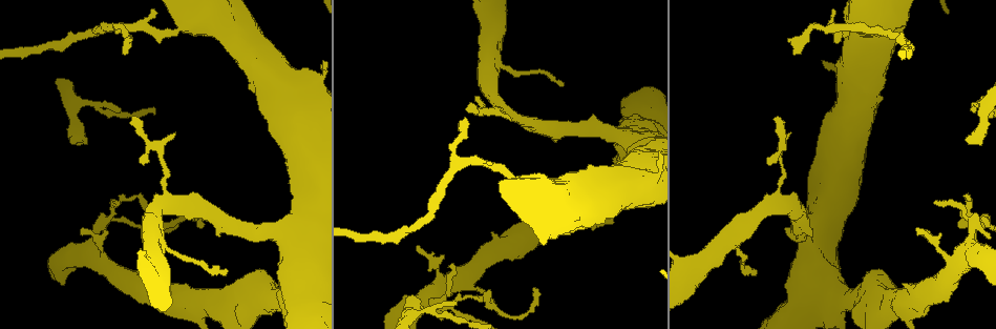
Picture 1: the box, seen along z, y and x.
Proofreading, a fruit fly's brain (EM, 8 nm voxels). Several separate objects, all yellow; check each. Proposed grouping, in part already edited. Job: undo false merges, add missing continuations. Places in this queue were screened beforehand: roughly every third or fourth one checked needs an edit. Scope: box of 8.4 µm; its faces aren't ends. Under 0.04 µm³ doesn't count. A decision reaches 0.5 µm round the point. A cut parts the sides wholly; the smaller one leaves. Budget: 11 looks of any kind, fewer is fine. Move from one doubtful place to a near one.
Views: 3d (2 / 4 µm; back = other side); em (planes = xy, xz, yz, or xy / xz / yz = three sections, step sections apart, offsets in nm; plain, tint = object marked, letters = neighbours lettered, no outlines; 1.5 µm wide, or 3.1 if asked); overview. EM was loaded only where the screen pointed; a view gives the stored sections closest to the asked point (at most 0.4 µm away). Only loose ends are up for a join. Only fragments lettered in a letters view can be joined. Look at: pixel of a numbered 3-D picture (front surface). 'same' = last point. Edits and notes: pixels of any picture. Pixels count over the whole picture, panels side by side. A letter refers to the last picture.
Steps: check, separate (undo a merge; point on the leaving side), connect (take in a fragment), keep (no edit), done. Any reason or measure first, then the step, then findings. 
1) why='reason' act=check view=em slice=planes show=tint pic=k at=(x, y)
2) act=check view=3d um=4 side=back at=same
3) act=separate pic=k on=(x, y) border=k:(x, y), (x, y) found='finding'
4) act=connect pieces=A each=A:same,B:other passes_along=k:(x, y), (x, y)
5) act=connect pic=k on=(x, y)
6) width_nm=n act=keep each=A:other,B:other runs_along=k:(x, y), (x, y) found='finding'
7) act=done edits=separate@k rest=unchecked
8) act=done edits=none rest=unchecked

why='branch stops here' act=check view=3d um=4 pic=1 at=(757, 273)

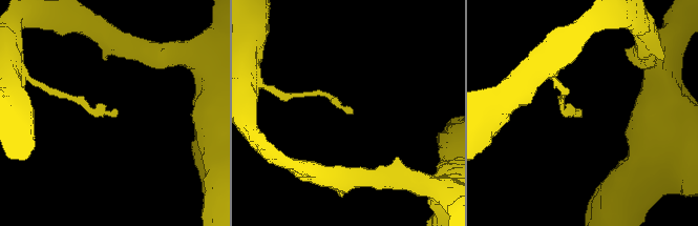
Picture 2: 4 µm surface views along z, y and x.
why='need the tissue' act=check view=em slice=planes show=letters pic=2 at=(115, 114)

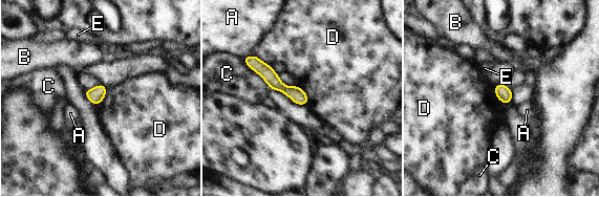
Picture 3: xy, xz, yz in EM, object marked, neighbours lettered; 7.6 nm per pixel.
act=keep each=A:other,B:other,C:other,D:other,E:other border=3:(294, 85), (304, 91), (307, 104) found='none of them fits'

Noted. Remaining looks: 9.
why='a fork' act=check view=3d um=4 pic=1 at=(134, 274)

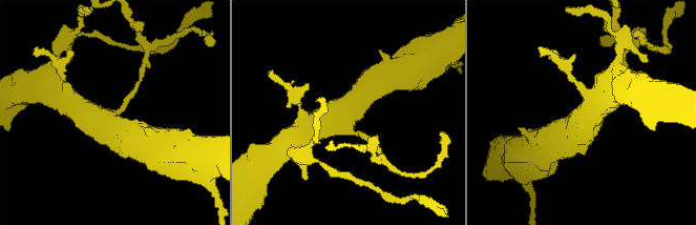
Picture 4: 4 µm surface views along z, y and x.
arms=3 act=check view=em slice=xz step=8 show=letters pic=4 at=(347, 129)

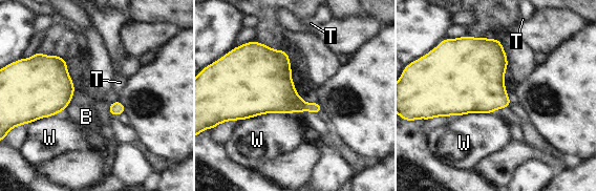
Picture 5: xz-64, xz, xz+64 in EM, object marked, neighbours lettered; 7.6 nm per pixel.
width_nm=260 act=keep each=B:other,T:other,W:other border=5:(293, 112), (264, 112), (243, 120) found='one neuron here'

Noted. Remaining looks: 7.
why='an open end' act=check view=3d um=4 pic=1 at=(72, 140)

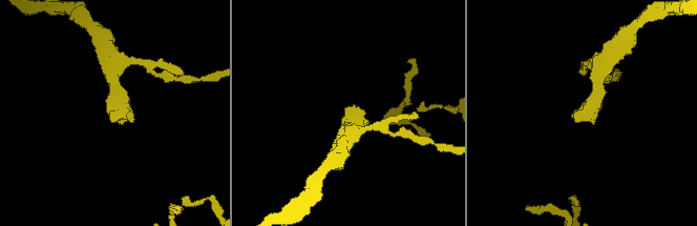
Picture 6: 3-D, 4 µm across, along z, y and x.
why='need the tissue' act=check view=em slice=xz step=8 show=letters pic=6 at=(113, 117)

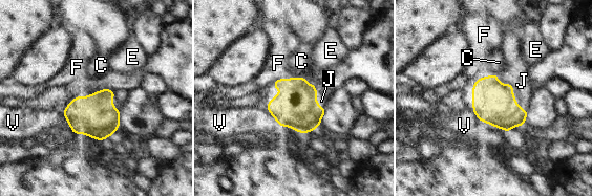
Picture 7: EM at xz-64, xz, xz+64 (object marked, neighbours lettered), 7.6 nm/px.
why='cut it another way' act=check view=em slice=planes show=letters at=same

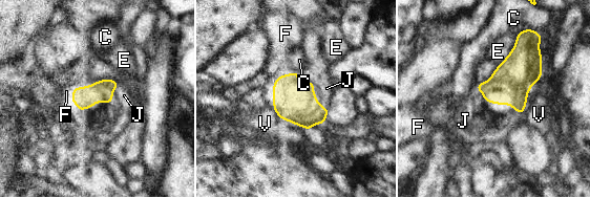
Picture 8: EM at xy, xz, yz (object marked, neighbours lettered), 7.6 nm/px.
act=connect pieces=J each=C:other,E:other,F:other,J:same,V:other passes_along=8:(294, 101), (311, 81), (318, 68) found='the neuron continues'

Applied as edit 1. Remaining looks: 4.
act=check view=overview

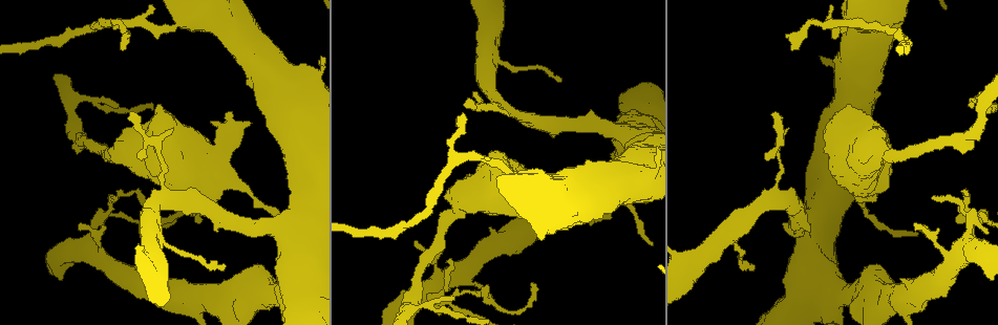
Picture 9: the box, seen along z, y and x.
act=check view=em slice=planes show=letters pic=9 at=(967, 190)

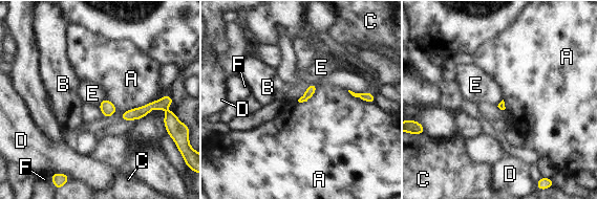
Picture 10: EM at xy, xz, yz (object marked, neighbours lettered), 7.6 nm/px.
act=keep each=A:other,B:other,C:other,D:other,E:other,F:other found='no lettered fragment goes on from it'

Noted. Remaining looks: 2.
act=done edits=connect@8 rest=unchecked

